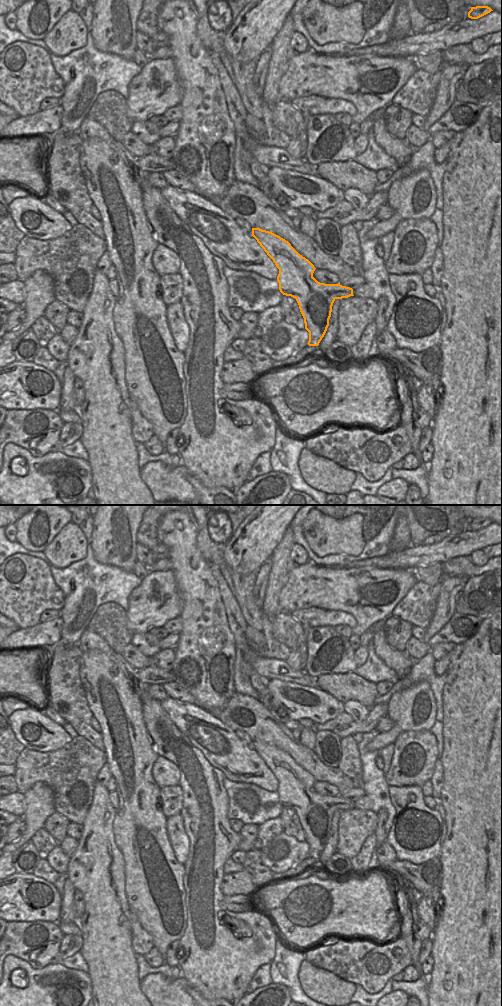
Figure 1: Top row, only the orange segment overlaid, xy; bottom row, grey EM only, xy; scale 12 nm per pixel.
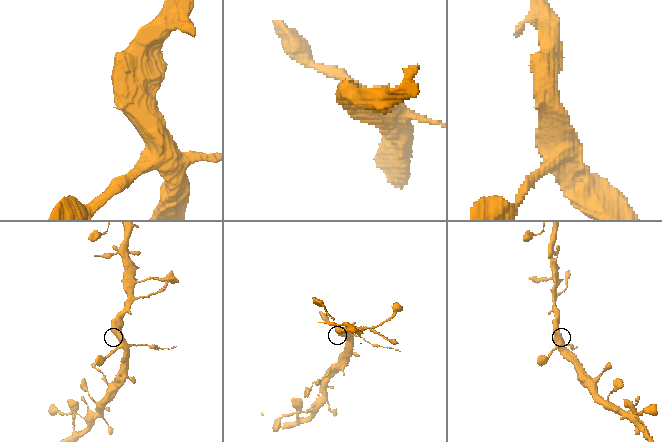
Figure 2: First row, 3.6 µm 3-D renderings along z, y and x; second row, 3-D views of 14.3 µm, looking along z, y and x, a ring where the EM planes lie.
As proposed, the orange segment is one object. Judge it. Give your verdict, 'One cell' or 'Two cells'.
Two cells

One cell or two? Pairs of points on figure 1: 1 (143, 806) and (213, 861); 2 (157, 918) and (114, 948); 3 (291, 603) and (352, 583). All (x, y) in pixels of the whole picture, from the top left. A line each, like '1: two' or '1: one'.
1: two
2: two
3: one

